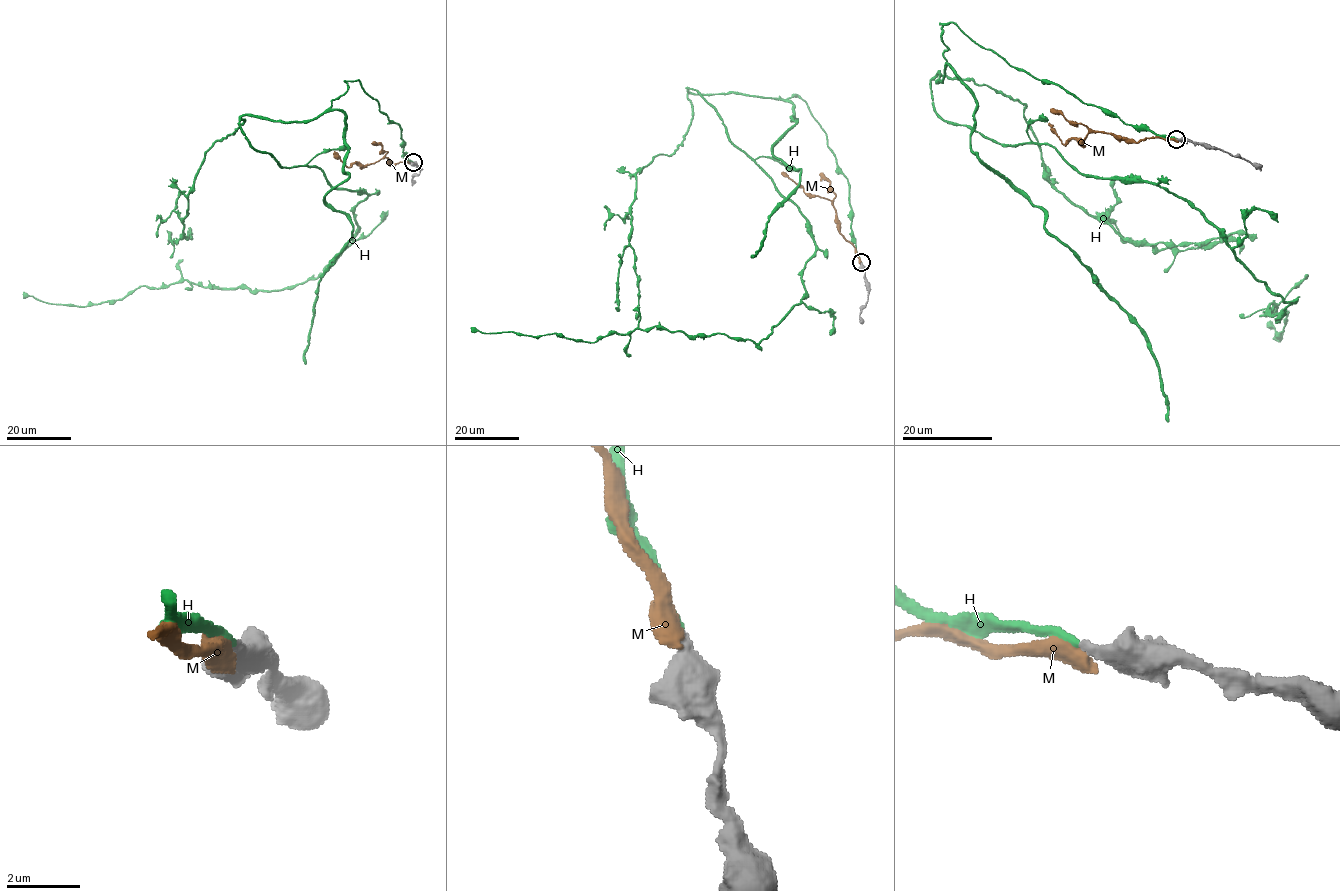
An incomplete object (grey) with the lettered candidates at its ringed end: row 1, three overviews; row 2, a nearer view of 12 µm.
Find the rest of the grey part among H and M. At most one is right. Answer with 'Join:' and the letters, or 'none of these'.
Join: H

